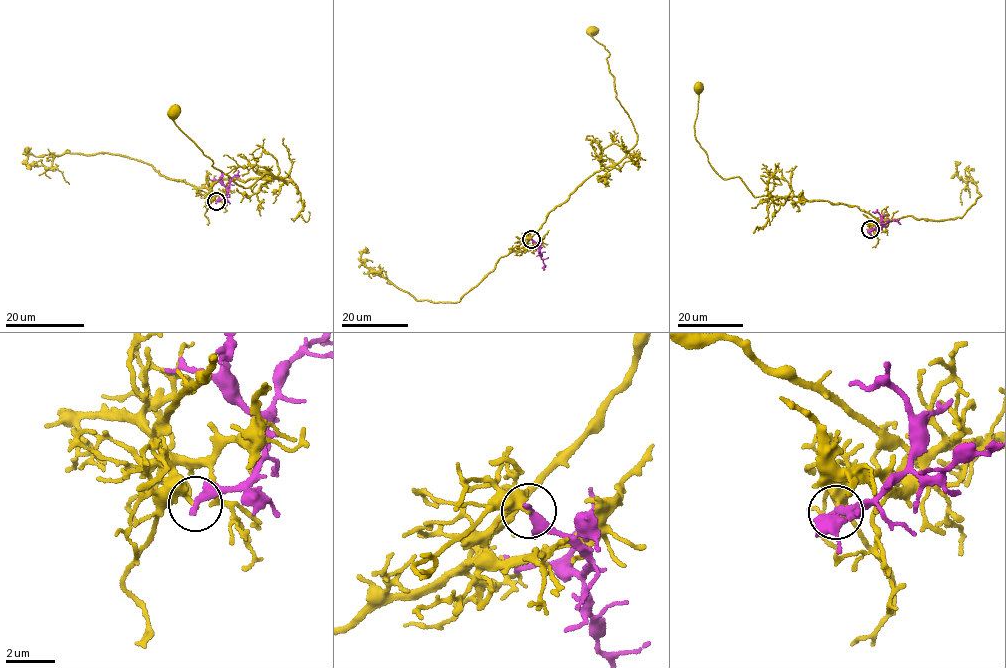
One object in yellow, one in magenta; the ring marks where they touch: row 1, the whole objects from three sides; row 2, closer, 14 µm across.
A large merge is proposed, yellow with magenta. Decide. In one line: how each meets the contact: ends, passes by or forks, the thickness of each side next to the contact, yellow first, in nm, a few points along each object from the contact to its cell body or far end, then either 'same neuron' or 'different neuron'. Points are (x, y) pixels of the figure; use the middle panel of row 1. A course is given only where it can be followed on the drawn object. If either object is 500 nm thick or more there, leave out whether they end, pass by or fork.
yellow ends there; magenta ends there; 280 nm thick on the yellow side, 400 nm on the other; yellow runs (531, 239), (525, 245), (548, 214), (636, 142), (616, 97), (609, 54), (590, 35), (593, 30); magenta runs (531, 239), (540, 247), (544, 270); different neuron

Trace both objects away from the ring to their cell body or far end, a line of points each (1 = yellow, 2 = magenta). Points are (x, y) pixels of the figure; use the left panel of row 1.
1: (216, 202), (209, 188), (220, 178), (287, 184), (269, 173), (245, 188), (213, 166), (176, 124), (174, 113)
2: (216, 202), (223, 198), (234, 176), (239, 175)

